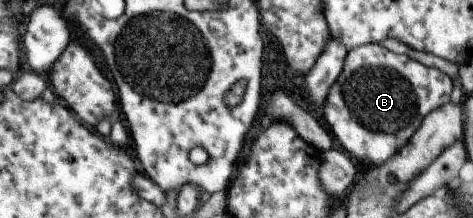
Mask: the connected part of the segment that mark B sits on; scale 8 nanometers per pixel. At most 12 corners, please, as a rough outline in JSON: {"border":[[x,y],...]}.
{"border":[[379,44],[348,52],[321,120],[379,166],[452,80]]}

